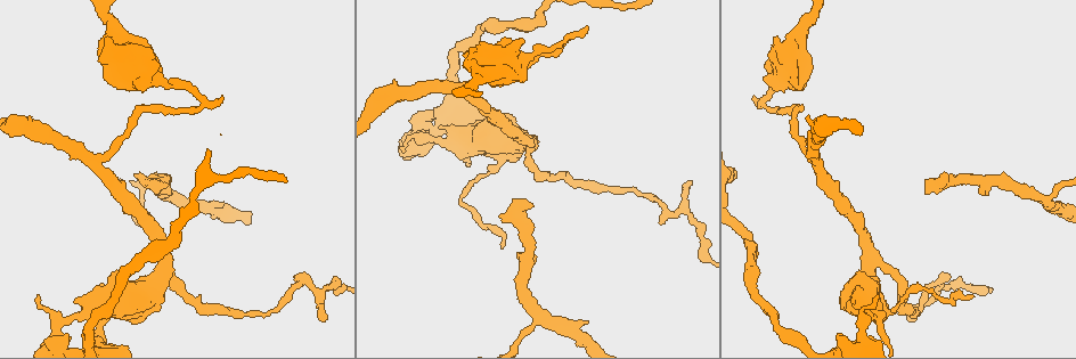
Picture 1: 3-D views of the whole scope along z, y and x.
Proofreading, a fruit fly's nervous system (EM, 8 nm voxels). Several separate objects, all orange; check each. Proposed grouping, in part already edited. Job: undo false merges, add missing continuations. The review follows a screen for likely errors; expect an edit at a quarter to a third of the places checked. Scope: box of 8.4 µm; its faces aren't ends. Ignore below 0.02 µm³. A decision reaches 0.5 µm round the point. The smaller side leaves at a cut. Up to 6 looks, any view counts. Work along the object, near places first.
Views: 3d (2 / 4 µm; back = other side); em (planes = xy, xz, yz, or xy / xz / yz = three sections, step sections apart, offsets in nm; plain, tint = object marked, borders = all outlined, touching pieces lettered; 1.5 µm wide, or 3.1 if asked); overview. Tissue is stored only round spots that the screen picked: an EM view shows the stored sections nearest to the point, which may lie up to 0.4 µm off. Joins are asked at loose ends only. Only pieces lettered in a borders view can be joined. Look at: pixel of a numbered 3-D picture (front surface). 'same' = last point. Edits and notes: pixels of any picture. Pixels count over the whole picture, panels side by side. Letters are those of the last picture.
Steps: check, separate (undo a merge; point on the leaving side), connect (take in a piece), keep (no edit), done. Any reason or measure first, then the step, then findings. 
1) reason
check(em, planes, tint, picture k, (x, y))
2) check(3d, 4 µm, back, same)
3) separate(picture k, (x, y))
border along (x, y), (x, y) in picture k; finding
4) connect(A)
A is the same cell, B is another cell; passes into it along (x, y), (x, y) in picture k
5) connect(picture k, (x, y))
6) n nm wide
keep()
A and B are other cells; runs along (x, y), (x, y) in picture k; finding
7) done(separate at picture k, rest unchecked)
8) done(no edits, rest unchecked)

three-way junction
check(em, planes, borders, picture 1, (861, 326))

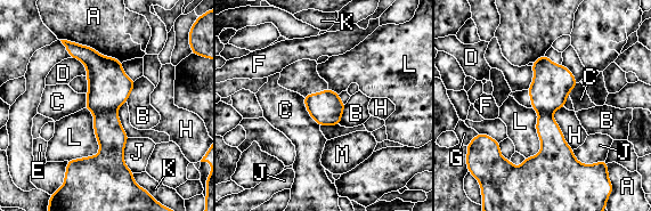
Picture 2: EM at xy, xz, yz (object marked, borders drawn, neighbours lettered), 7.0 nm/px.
A touches over 460 nm
separate(picture 2, (110, 134))
A, B, C, D, E, F, G, H, J, K, L and M are other cells; border along (116, 110), (94, 114) in picture 2; a second cell is stuck on

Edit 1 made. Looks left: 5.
thick end
check(3d, 2 µm, picture 1, (775, 38))

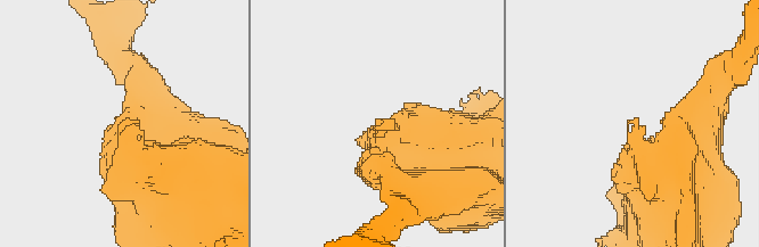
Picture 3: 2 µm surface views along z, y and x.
now the EM
check(em, xz, step 8, borders, picture 3, (391, 129))

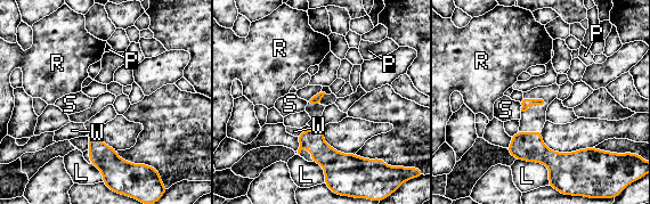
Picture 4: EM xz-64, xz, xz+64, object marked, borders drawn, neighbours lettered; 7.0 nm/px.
cut it another way
check(em, planes, borders, same)

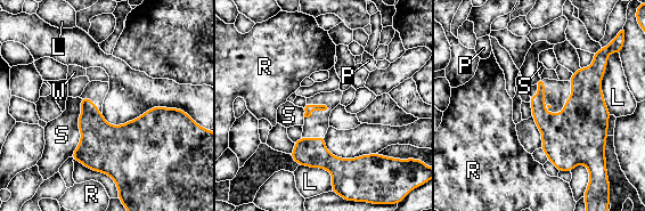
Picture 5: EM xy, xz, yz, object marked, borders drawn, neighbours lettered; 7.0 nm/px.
keep()
L, P, R, S and W are other cells; border along (81, 98), (80, 141), (70, 156) in picture 5; no lettered piece goes on from it

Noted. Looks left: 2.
done(separate at picture 2, rest unchecked)

